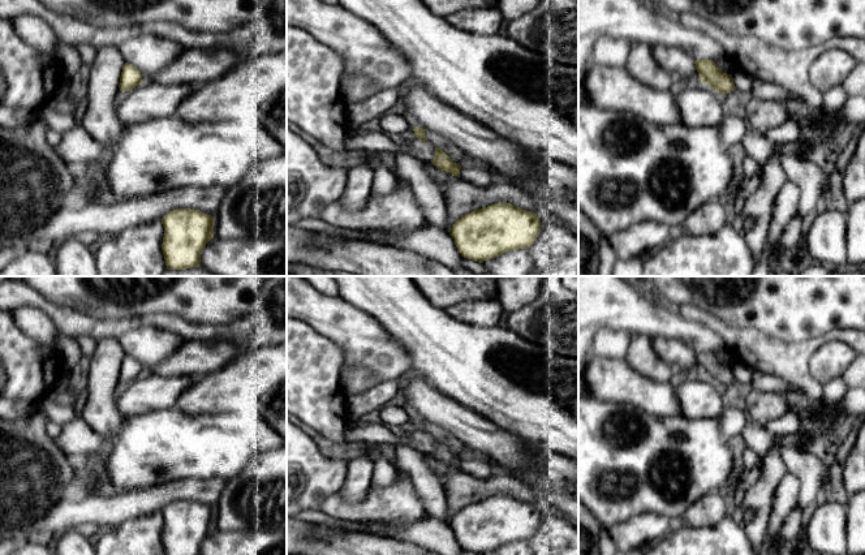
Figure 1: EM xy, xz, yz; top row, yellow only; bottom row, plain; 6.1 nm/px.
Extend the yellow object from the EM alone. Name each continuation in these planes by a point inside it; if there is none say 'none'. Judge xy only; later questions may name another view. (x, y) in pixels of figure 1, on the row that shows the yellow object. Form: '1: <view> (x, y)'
none

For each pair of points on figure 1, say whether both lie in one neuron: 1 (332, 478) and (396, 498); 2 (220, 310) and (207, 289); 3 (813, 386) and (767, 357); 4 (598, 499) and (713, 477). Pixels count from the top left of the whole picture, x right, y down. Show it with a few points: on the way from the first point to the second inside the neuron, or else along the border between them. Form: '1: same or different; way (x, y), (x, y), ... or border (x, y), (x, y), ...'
1: different; border (338, 490), (330, 494), (318, 510)
2: same; way (220, 305), (212, 295)
3: same; way (801, 378), (779, 358)
4: same; way (627, 499), (667, 499), (671, 503), (684, 500)

